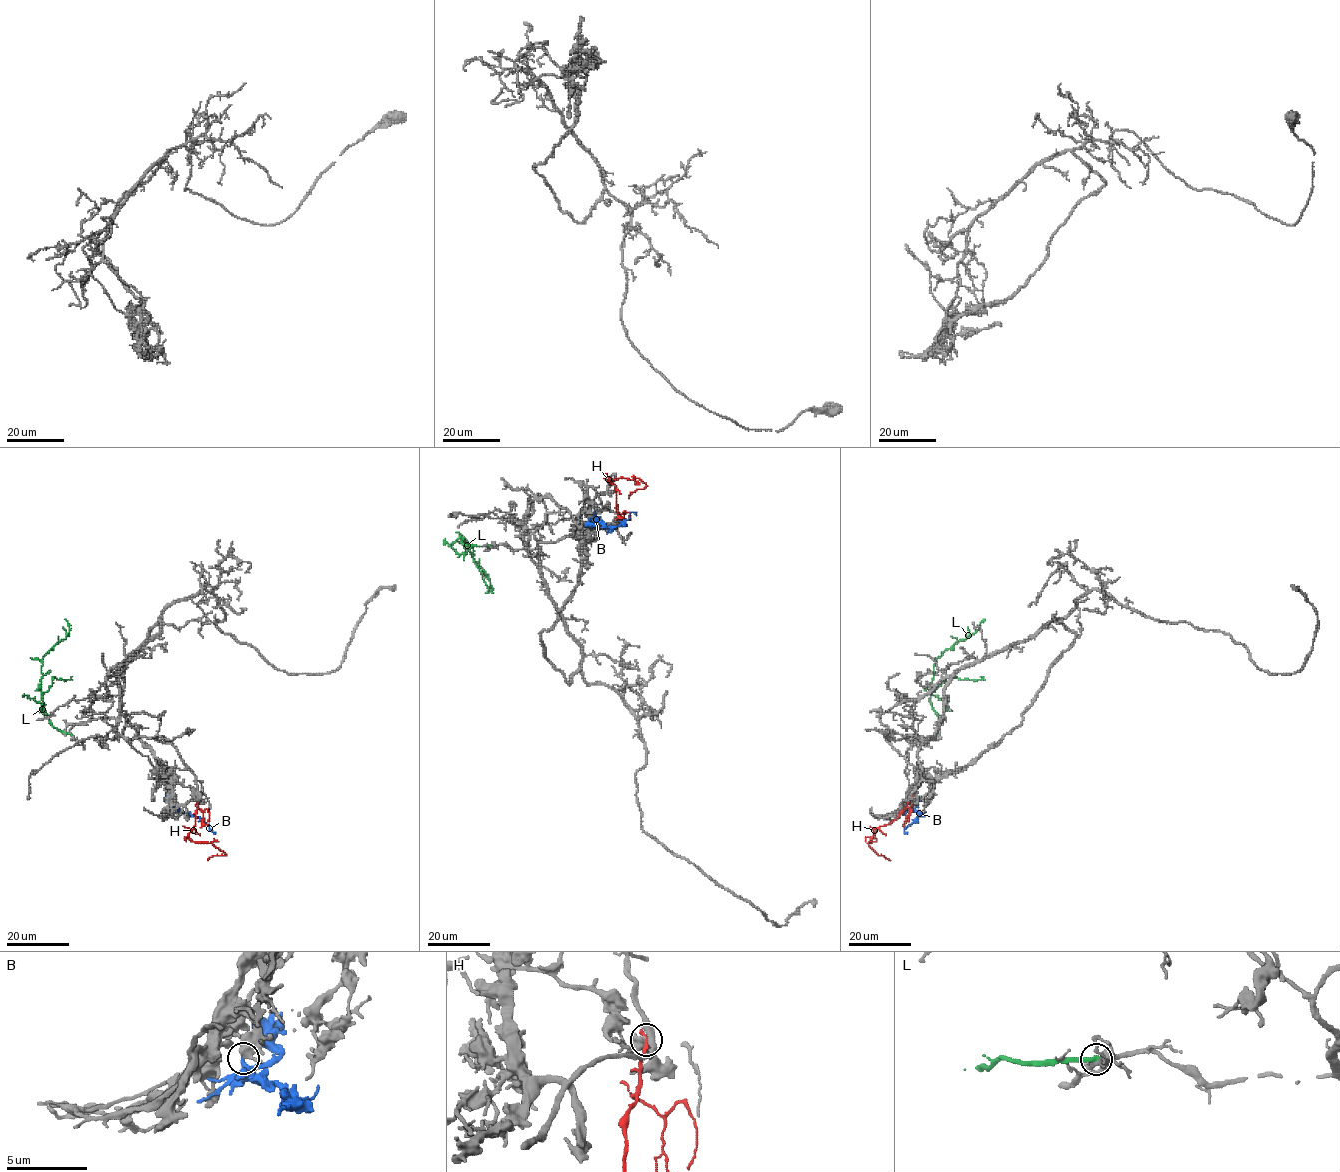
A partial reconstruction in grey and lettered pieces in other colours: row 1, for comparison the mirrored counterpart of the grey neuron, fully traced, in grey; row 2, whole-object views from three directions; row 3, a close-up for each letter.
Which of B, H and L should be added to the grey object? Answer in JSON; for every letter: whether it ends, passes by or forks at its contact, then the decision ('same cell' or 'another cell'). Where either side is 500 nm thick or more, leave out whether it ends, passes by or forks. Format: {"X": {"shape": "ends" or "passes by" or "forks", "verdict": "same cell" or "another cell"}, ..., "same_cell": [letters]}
{"B": {"shape": "forks", "verdict": "same cell"}, "H": {"shape": "ends", "verdict": "another cell"}, "L": {"shape": "ends", "verdict": "another cell"}, "same_cell": ["B"]}

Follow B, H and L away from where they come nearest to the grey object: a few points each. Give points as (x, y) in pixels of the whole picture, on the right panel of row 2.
B: (910, 806), (918, 814), (904, 829), (907, 833)
H: (911, 796), (902, 812), (888, 824), (879, 826), (872, 841), (868, 842), (876, 853), (889, 860)
L: (938, 734), (938, 716), (930, 701), (935, 660), (944, 651), (975, 632), (984, 619)

